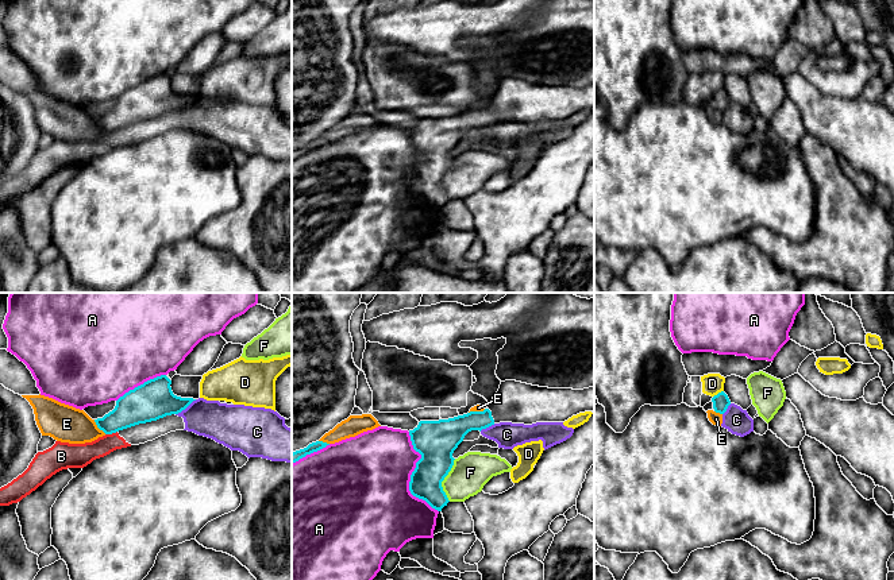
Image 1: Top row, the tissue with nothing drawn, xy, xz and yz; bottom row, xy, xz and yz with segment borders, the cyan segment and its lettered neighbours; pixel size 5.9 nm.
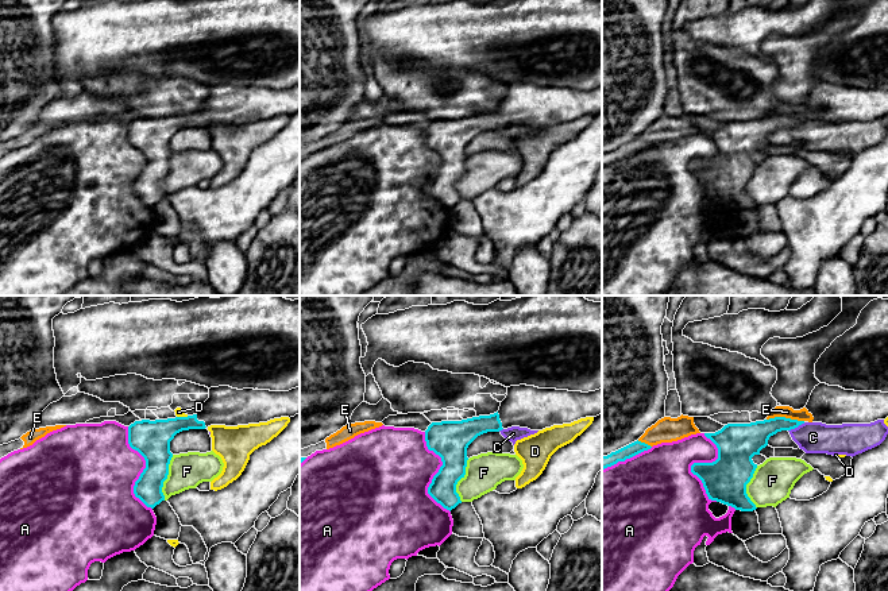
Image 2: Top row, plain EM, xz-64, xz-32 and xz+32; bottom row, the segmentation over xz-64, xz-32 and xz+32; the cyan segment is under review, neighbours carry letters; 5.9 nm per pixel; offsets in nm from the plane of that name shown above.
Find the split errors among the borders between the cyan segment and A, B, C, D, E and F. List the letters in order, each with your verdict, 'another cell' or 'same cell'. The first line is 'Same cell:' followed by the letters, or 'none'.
Same cell: none
A: another cell
B: another cell
C: another cell
D: another cell
E: another cell
F: another cell

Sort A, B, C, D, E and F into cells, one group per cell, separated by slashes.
A / B C / D / E / F

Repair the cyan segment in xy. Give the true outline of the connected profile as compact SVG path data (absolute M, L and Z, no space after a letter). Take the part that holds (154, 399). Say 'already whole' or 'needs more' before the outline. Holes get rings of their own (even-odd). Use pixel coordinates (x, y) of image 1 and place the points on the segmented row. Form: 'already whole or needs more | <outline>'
already whole | M166 375L157 376L130 390L116 401L112 411L95 419L105 434L157 421L166 415L185 410L193 398L181 398L173 394L172 380Z

